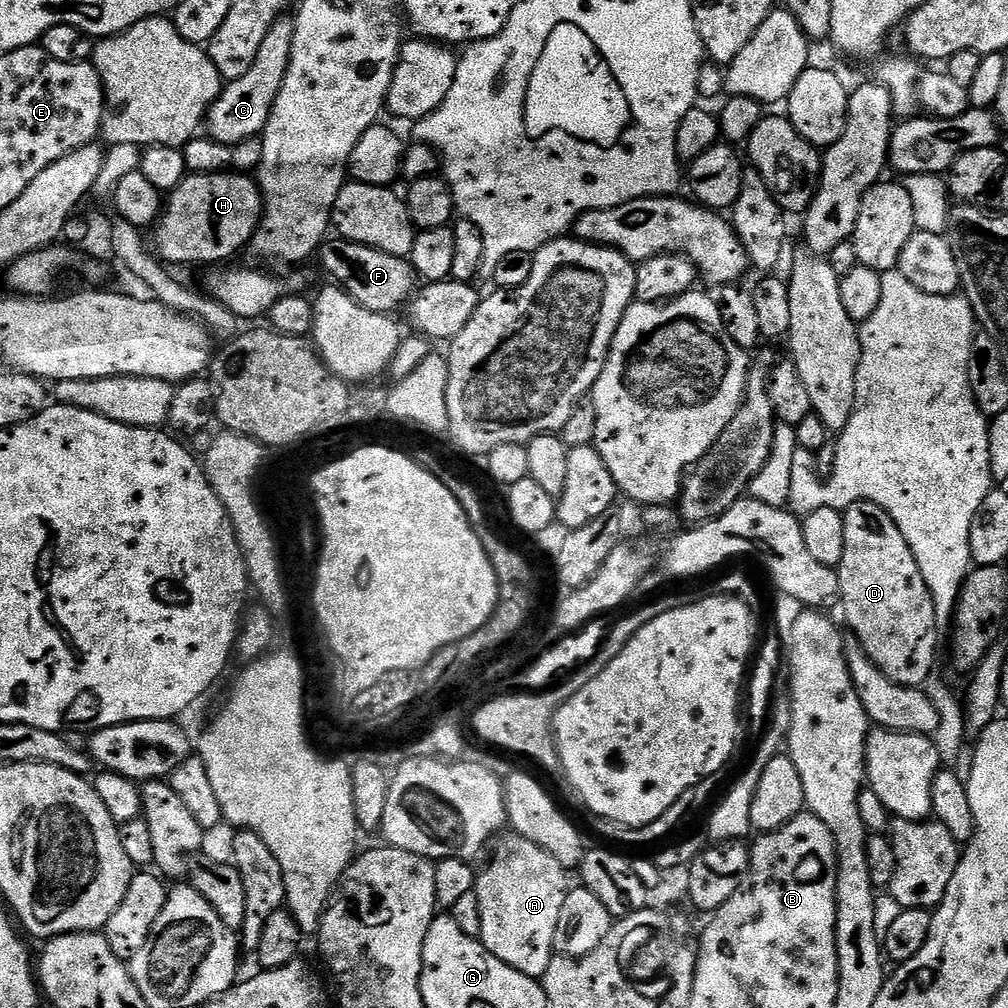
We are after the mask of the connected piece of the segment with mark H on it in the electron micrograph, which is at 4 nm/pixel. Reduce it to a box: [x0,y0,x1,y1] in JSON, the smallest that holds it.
[155,174,262,266]

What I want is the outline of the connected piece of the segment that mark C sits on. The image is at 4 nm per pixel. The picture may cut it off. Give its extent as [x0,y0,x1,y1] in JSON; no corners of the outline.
[206,14,295,146]

